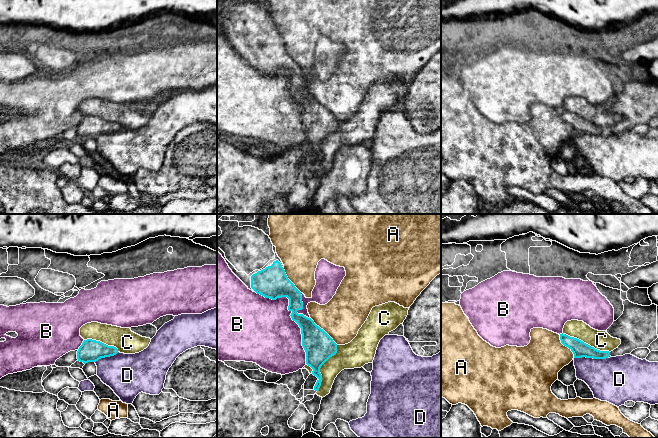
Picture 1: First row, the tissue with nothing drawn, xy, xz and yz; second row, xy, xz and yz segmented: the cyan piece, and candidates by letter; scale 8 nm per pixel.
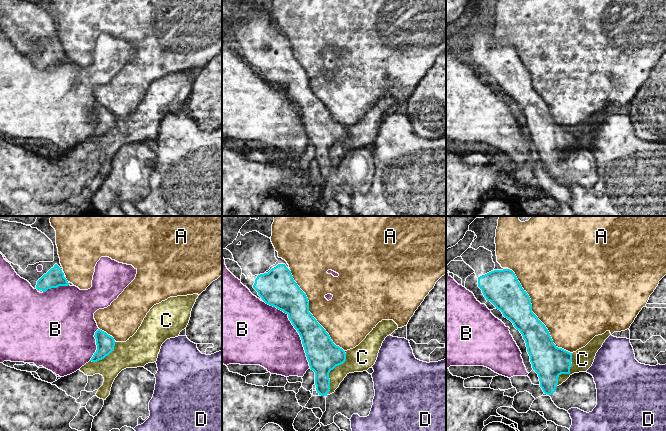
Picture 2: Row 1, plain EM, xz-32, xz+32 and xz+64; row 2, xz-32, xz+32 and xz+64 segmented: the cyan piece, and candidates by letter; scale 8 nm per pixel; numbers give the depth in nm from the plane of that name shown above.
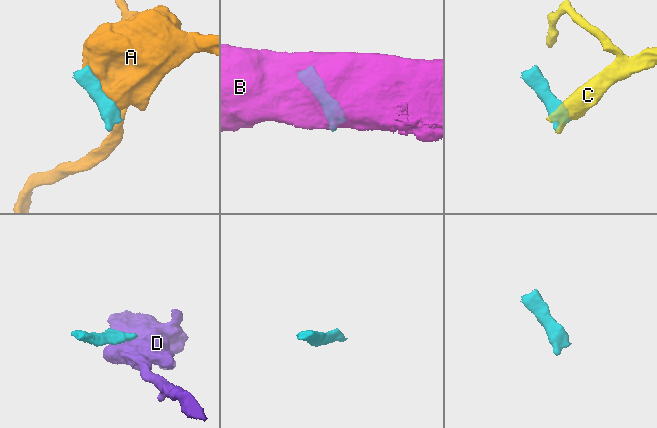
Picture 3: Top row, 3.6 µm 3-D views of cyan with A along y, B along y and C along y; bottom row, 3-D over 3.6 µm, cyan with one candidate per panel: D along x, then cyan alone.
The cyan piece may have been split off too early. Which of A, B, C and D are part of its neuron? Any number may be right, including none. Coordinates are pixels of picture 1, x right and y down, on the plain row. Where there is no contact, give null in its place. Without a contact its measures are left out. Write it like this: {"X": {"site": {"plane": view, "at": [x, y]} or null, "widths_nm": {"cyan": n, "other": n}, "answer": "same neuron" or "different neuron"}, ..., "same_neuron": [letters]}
{"A": {"site": {"plane": "xz", "at": [323, 106]}, "widths_nm": {"cyan": 240, "other": 340}, "answer": "different neuron"}, "B": {"site": {"plane": "xz", "at": [290, 91]}, "widths_nm": {"cyan": 180, "other": 500}, "answer": "different neuron"}, "C": {"site": {"plane": "xz", "at": [320, 143]}, "widths_nm": {"cyan": 240, "other": 200}, "answer": "different neuron"}, "D": {"site": {"plane": "yz", "at": [591, 133]}, "widths_nm": {"cyan": 130, "other": 360}, "answer": "different neuron"}, "same_neuron": []}

